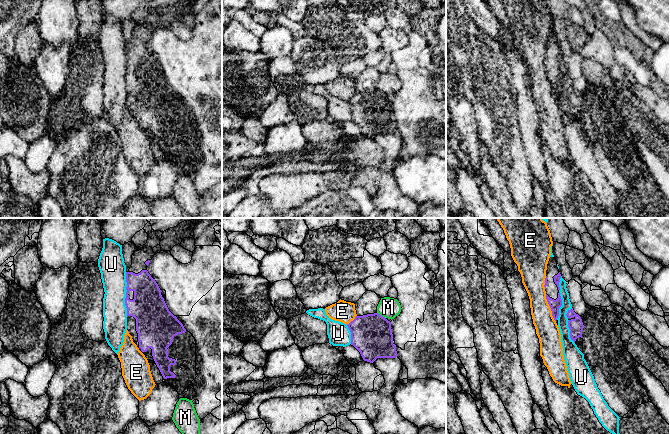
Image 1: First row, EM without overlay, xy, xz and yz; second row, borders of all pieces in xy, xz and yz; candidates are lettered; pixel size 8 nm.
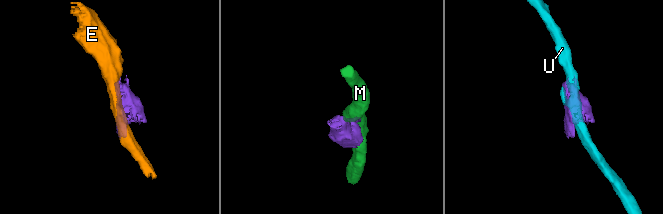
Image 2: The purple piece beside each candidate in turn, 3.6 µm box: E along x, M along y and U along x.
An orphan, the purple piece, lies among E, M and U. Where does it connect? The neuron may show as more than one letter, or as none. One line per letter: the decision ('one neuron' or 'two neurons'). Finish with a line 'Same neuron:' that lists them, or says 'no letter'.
E: two neurons
M: two neurons
U: two neurons
Same neuron: no letter

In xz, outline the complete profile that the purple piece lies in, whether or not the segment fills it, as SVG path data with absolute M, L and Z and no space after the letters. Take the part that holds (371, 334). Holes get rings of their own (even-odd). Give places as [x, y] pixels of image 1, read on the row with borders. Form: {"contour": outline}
{"contour": "M378 313L356 316L347 324L351 332L351 345L361 354L364 361L373 363L377 358L396 358L396 345L393 343L391 322Z"}

